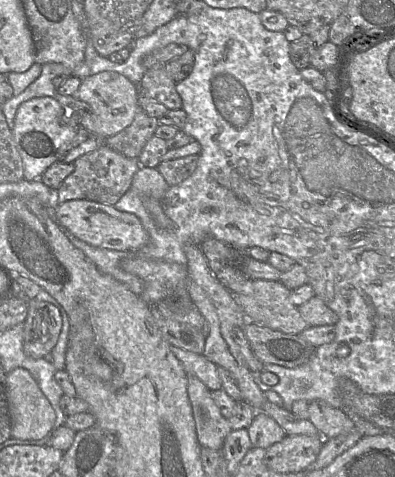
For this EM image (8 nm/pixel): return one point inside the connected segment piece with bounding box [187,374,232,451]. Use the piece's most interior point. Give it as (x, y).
(212, 428)

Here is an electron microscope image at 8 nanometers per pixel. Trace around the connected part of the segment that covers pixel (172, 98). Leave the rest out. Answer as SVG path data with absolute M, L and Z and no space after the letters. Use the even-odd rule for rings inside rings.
M165 65L147 70L140 85L143 95L165 105L169 110L182 109L182 98L176 90L176 82L168 75Z

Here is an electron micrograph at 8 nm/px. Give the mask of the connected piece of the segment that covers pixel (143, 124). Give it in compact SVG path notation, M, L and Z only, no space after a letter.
M138 104L137 113L130 126L103 139L103 143L128 158L138 159L159 125L159 120L149 116Z

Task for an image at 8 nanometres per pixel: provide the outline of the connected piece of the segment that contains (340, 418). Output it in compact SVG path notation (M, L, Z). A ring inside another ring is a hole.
M323 400L309 402L308 413L313 425L324 439L348 433L355 428L352 419L341 408L334 408Z

